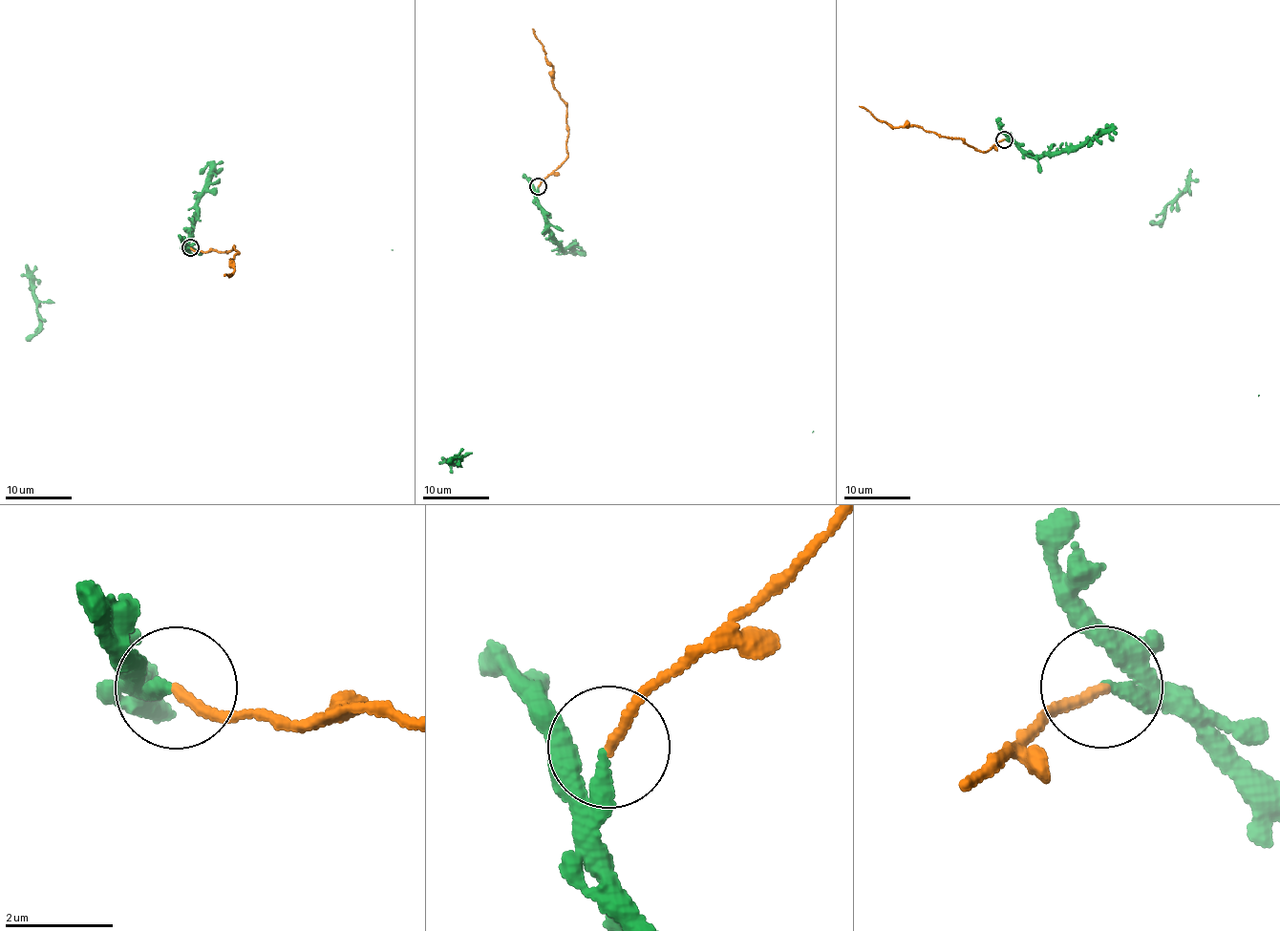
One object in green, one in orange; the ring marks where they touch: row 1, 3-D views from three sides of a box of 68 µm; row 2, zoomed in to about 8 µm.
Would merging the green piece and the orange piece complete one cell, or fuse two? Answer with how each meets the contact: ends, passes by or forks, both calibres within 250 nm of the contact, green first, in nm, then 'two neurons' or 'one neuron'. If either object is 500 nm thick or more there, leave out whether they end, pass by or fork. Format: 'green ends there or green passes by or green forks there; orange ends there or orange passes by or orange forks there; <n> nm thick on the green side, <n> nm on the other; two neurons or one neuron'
green ends there; orange ends there; 240 nm thick on the green side, 190 nm on the other; two neurons

